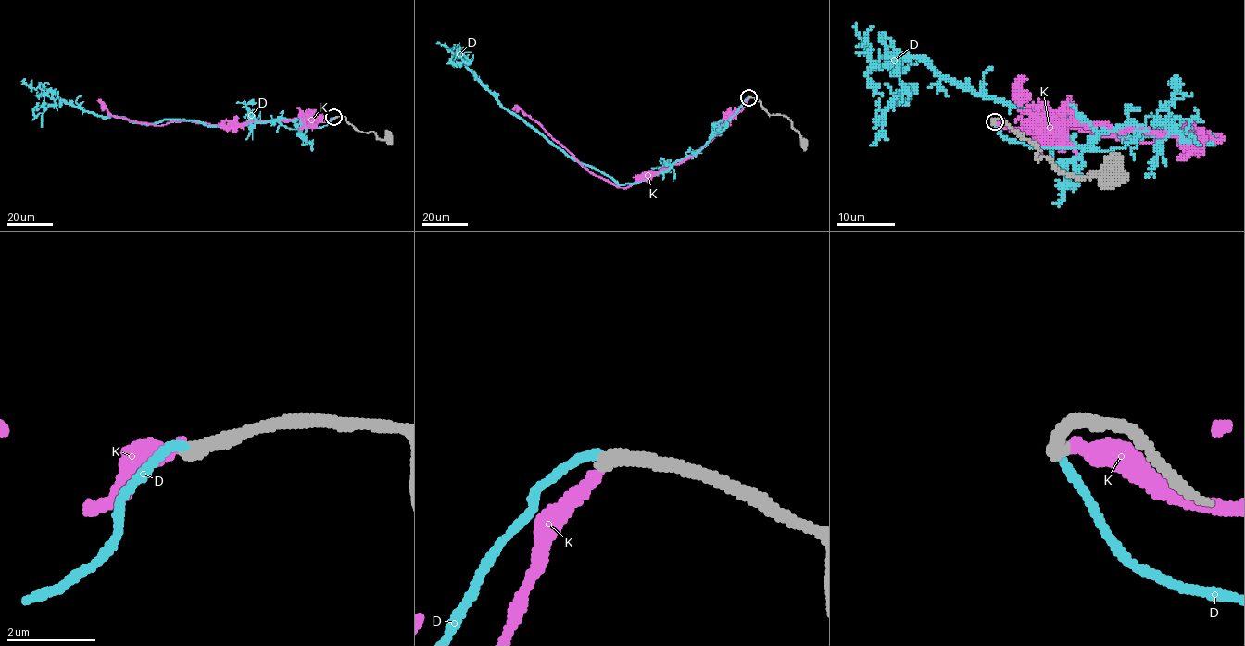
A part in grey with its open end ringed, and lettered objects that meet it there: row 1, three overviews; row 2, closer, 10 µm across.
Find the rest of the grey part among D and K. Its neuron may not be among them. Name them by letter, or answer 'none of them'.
K

